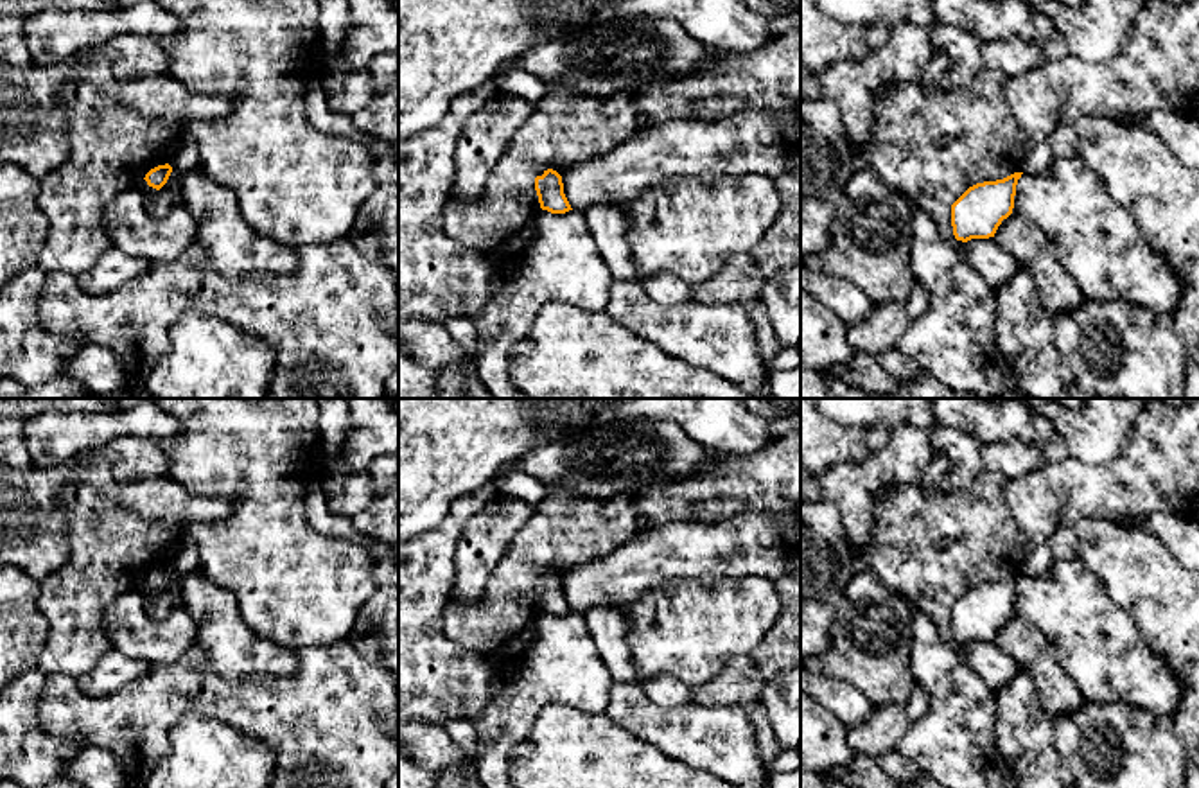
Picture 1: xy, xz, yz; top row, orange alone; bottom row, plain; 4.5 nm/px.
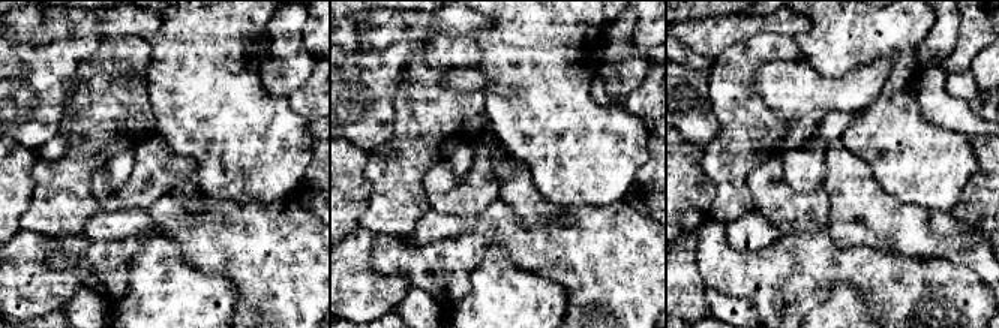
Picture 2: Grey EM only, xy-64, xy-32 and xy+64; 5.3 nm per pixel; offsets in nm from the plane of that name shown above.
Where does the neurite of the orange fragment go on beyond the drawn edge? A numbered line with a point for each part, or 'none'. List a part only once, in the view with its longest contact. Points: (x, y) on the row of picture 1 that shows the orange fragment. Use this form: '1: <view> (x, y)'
none

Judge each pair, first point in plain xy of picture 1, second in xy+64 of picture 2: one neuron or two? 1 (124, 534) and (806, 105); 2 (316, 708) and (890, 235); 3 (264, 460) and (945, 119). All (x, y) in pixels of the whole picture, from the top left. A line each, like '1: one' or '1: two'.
1: two
2: two
3: two

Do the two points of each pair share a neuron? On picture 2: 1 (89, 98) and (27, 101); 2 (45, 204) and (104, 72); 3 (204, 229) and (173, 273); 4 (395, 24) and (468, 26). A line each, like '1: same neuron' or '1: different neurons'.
1: different neurons
2: same neuron
3: different neurons
4: same neuron

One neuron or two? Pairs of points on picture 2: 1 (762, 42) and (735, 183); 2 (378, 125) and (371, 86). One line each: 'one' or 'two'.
1: one
2: one

